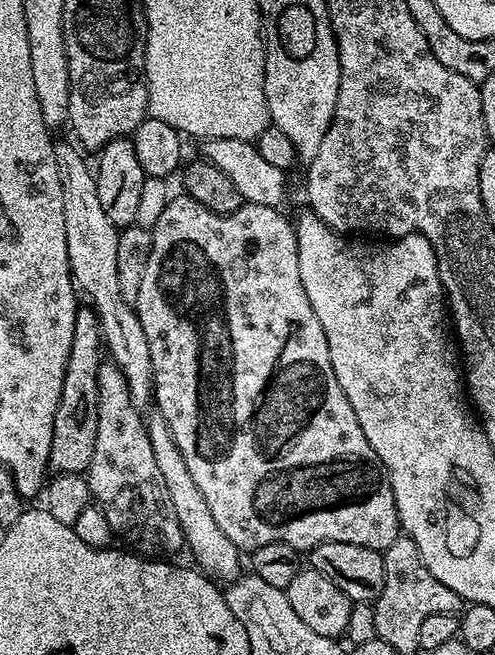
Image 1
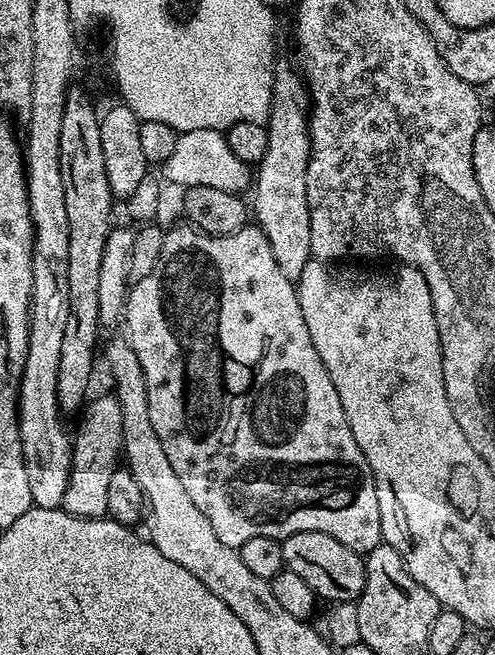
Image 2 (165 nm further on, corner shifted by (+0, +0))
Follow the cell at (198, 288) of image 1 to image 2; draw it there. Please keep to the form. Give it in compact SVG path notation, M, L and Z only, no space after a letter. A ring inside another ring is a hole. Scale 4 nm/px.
M195 226L183 227L169 227L165 231L157 265L146 278L135 281L129 287L122 317L123 327L128 327L126 339L138 356L144 375L148 421L154 434L158 434L158 442L162 442L162 450L166 450L166 458L182 482L183 489L190 494L194 506L202 510L209 520L214 534L218 534L226 546L237 550L242 542L250 542L250 538L274 538L282 542L290 534L303 532L330 534L330 538L338 538L342 546L350 546L350 550L361 554L374 550L382 543L374 474L370 470L370 462L366 462L366 454L362 454L358 442L354 442L350 422L346 422L346 414L342 410L342 398L338 398L338 390L334 390L334 382L330 382L330 374L326 366L322 366L318 350L314 350L310 330L306 330L306 318L302 318L302 306L298 302L294 281L286 278L278 262L274 262L274 250L270 250L270 242L259 226L245 226L225 236L209 236Z

